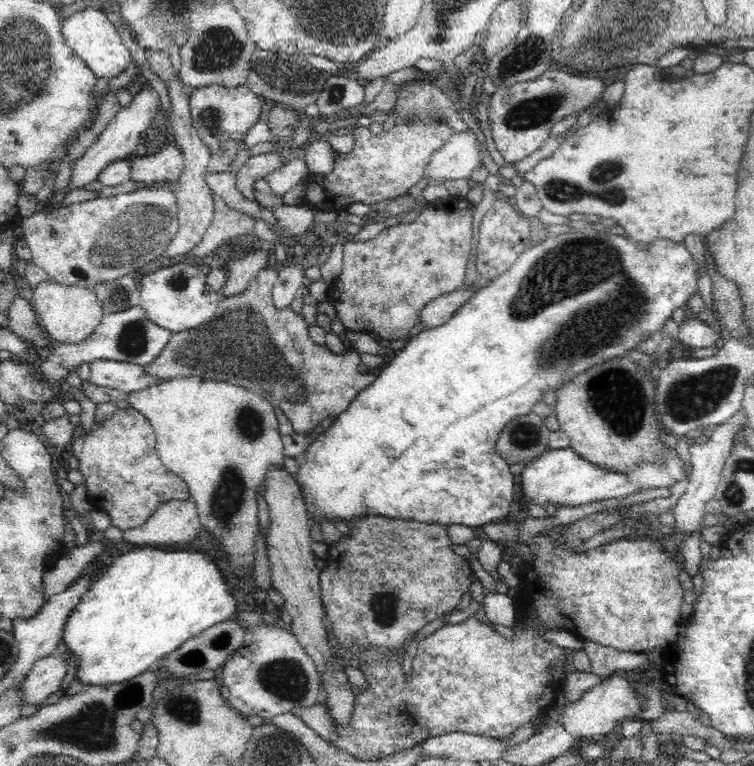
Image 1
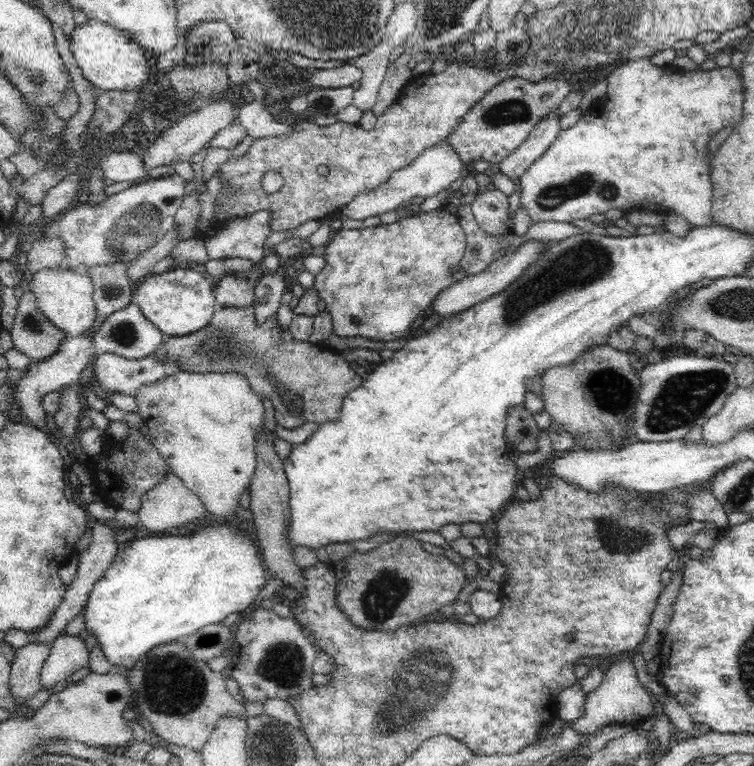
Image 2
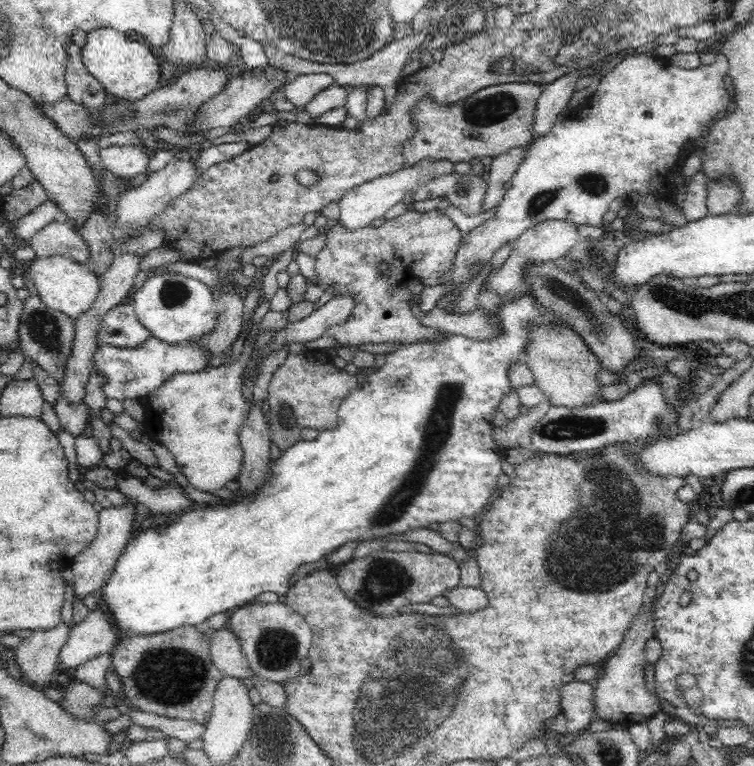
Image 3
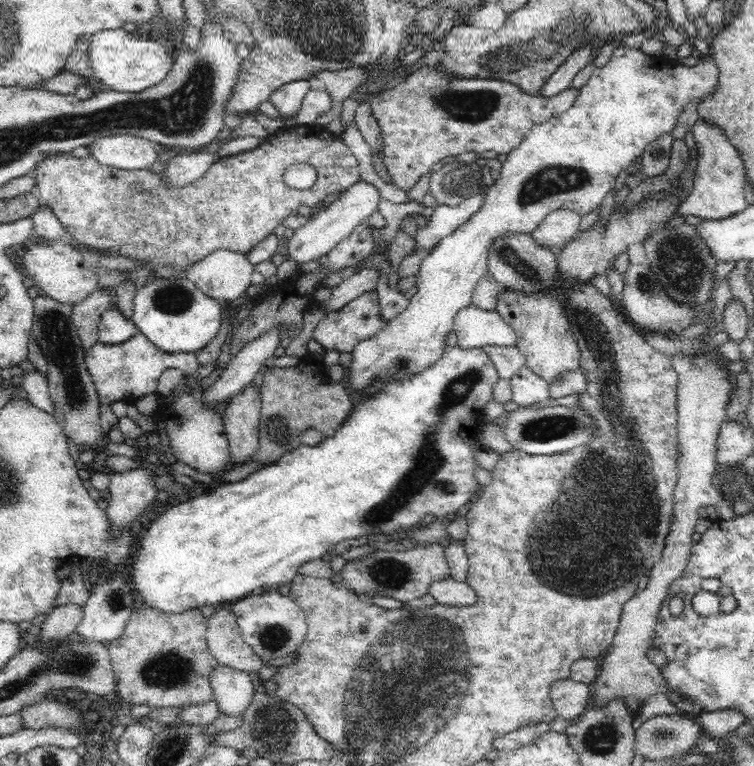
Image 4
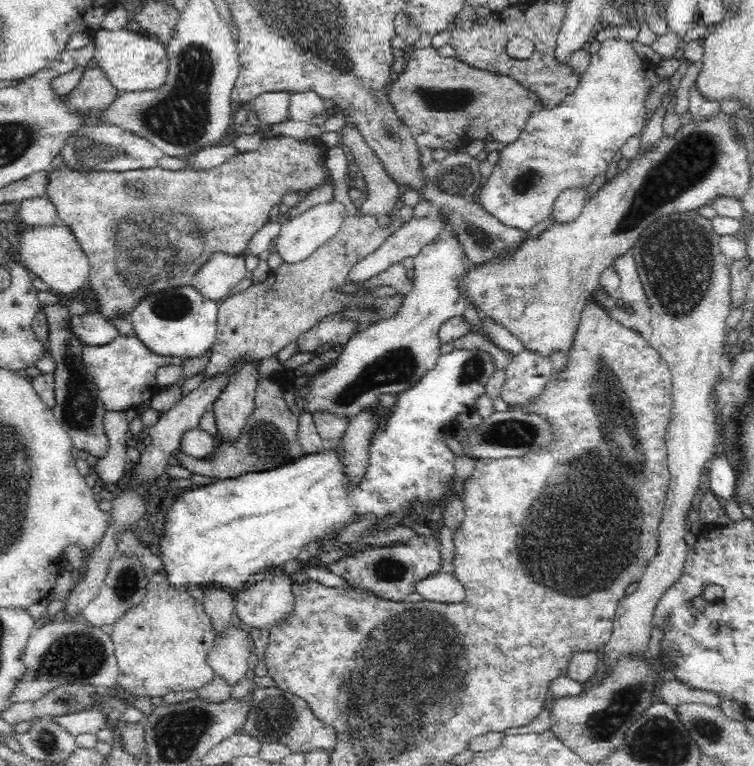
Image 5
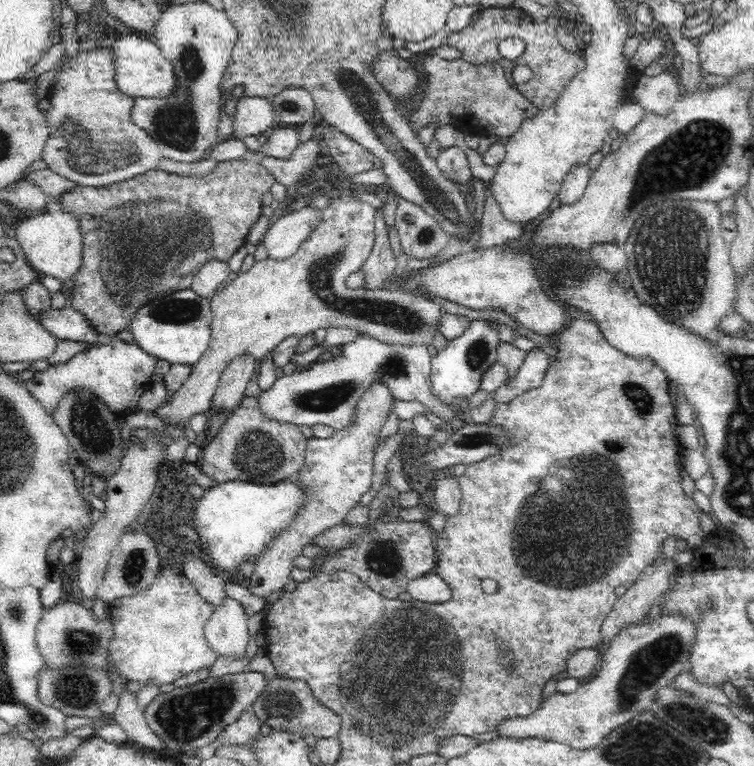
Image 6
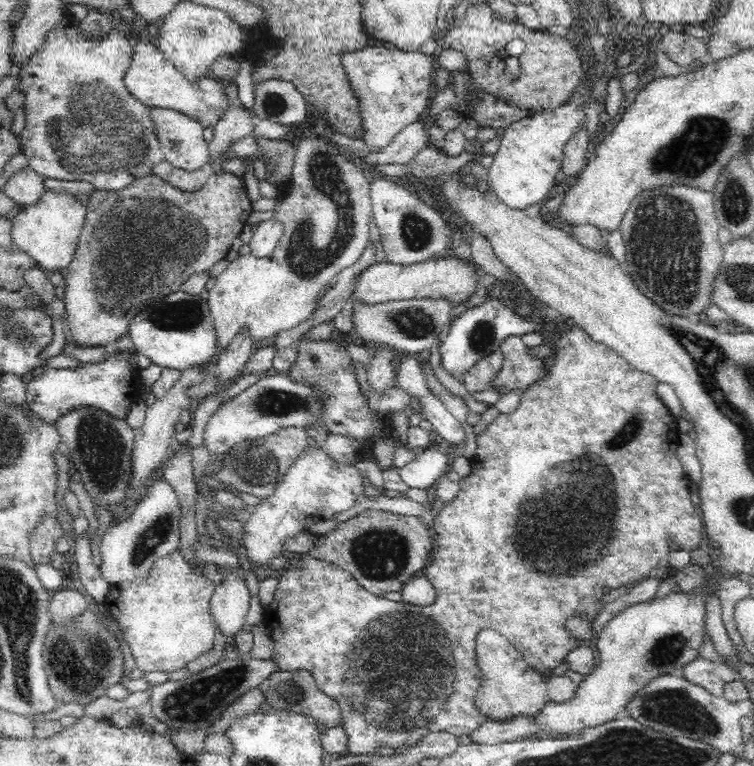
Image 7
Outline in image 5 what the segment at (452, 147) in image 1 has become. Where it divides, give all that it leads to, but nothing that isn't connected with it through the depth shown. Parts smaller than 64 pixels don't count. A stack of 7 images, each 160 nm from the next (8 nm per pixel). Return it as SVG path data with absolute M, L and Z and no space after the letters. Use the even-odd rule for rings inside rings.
M327 200L324 203L317 204L296 218L287 220L280 226L280 233L274 239L276 242L277 254L282 257L284 263L296 264L304 262L323 243L328 242L334 235L338 234L343 218L346 214L346 207L343 203L336 200Z

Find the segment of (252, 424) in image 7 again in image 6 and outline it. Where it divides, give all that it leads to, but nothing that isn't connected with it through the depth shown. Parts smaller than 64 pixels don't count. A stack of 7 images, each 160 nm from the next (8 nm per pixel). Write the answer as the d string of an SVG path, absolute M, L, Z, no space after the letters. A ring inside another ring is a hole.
M359 334L352 342L346 343L341 348L337 357L324 356L312 364L312 368L305 367L304 372L293 373L292 376L278 378L270 390L260 393L260 412L267 420L282 423L292 423L308 431L314 424L331 426L334 430L342 430L352 422L355 406L360 398L374 383L382 383L388 387L388 391L394 400L417 401L426 408L430 408L433 414L440 420L449 422L451 426L457 425L454 411L446 403L440 403L430 391L431 358L428 353L428 345L400 345L398 342L380 342L369 334Z

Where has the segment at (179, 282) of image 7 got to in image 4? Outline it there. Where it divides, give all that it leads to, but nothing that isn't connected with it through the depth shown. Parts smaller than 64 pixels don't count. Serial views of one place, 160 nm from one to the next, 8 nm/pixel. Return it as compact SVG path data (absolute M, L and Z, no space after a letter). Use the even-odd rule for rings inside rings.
M298 124L292 128L284 128L263 140L254 150L221 158L214 165L210 166L202 178L196 180L196 182L188 183L186 187L172 187L169 185L168 180L164 179L164 175L154 174L150 169L133 171L120 170L102 165L91 156L76 158L69 153L57 153L52 157L45 157L41 162L37 163L33 172L35 173L35 188L40 191L40 195L42 195L42 199L44 199L45 202L44 204L52 209L52 212L59 218L62 226L69 232L72 239L81 242L86 245L86 247L90 247L98 253L102 253L102 255L125 257L126 259L134 258L134 261L140 261L140 263L144 265L128 276L128 280L134 280L134 282L136 282L138 289L146 284L146 278L150 276L150 272L156 272L156 276L160 276L160 278L178 277L182 275L182 270L203 260L206 256L210 256L210 254L216 252L216 250L227 249L247 255L253 246L256 246L258 242L264 240L264 238L270 234L274 234L274 230L276 230L280 224L283 224L288 216L297 213L301 206L310 206L310 208L314 208L315 210L320 209L320 205L326 196L336 193L342 194L346 192L350 186L354 186L354 184L362 181L358 159L352 155L352 151L350 151L346 143L342 141L341 136L330 133L326 127L317 124L308 127ZM300 163L310 164L318 171L318 182L316 182L310 190L293 190L284 183L283 176L286 168L290 165Z

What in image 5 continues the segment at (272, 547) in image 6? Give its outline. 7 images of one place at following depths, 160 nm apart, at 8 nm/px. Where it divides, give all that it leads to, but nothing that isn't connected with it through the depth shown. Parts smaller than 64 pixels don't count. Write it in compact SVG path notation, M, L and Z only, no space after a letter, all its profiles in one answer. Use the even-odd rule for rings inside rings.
M374 410L360 411L356 416L349 417L348 428L341 438L339 450L341 460L345 464L347 478L356 484L366 472L368 464L368 442L378 428L378 416ZM276 570L274 573L269 573L265 580L258 581L254 585L248 584L244 590L235 593L235 615L239 621L238 625L248 634L249 628L271 631L280 620L286 620L288 616L294 614L295 596L292 586L290 577L282 570Z

